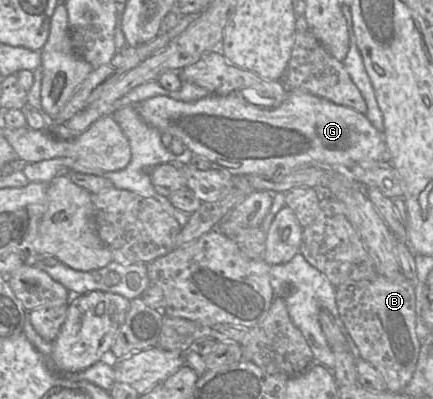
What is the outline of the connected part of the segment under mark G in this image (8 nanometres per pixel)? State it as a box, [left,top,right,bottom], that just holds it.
[137,92,390,176]

